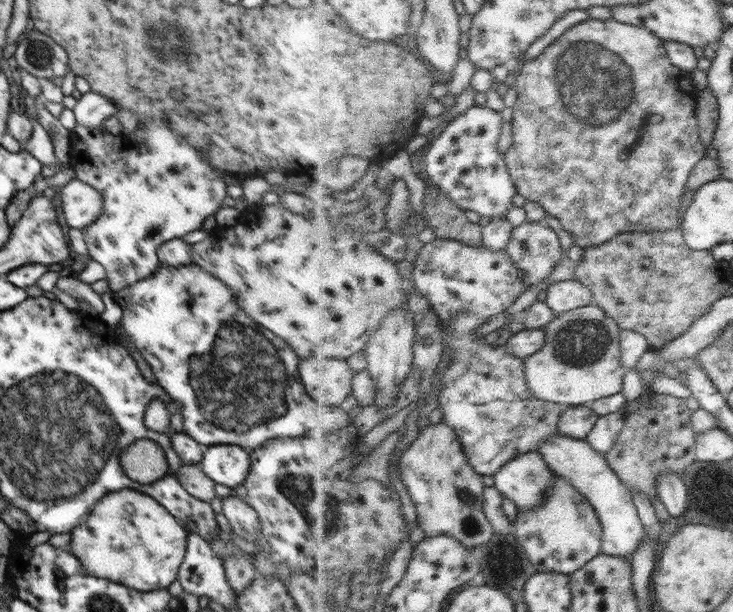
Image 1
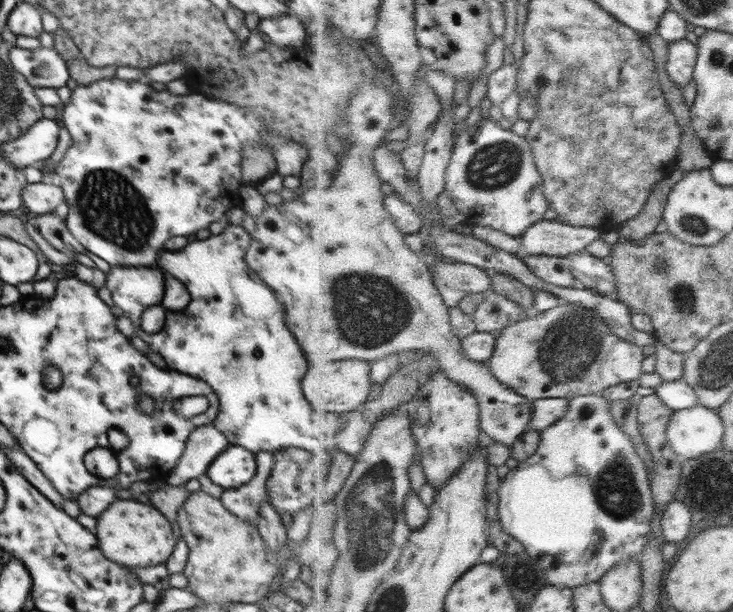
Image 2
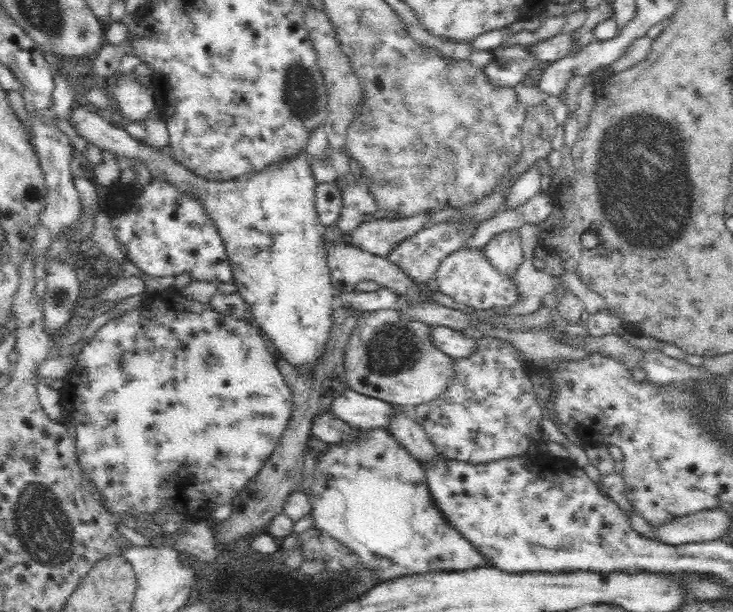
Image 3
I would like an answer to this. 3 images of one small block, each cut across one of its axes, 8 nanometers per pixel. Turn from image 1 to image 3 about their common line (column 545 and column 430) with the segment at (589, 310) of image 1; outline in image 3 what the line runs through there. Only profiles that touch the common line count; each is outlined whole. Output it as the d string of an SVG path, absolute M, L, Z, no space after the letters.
M394 309L364 312L345 350L347 386L392 405L416 406L436 398L451 373L451 359L430 347L430 329L425 324L400 318Z

